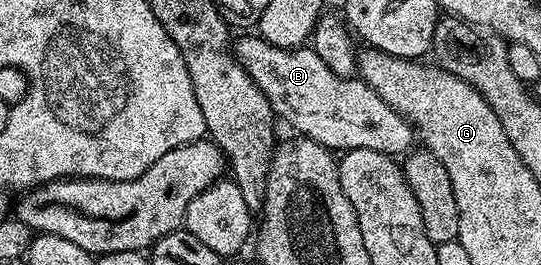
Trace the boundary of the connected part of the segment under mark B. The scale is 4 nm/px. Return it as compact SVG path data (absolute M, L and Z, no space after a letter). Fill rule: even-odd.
M254 36L241 38L238 42L236 39L235 53L241 61L241 67L252 76L253 82L259 84L259 88L267 96L276 117L280 121L282 118L287 125L294 126L297 129L294 131L300 137L315 140L334 152L371 148L375 152L404 156L414 149L415 131L407 119L399 116L399 112L395 112L395 108L391 108L391 104L381 99L360 77L335 76L335 72L331 72L331 68L323 64L323 59L312 48L277 47L263 37Z

